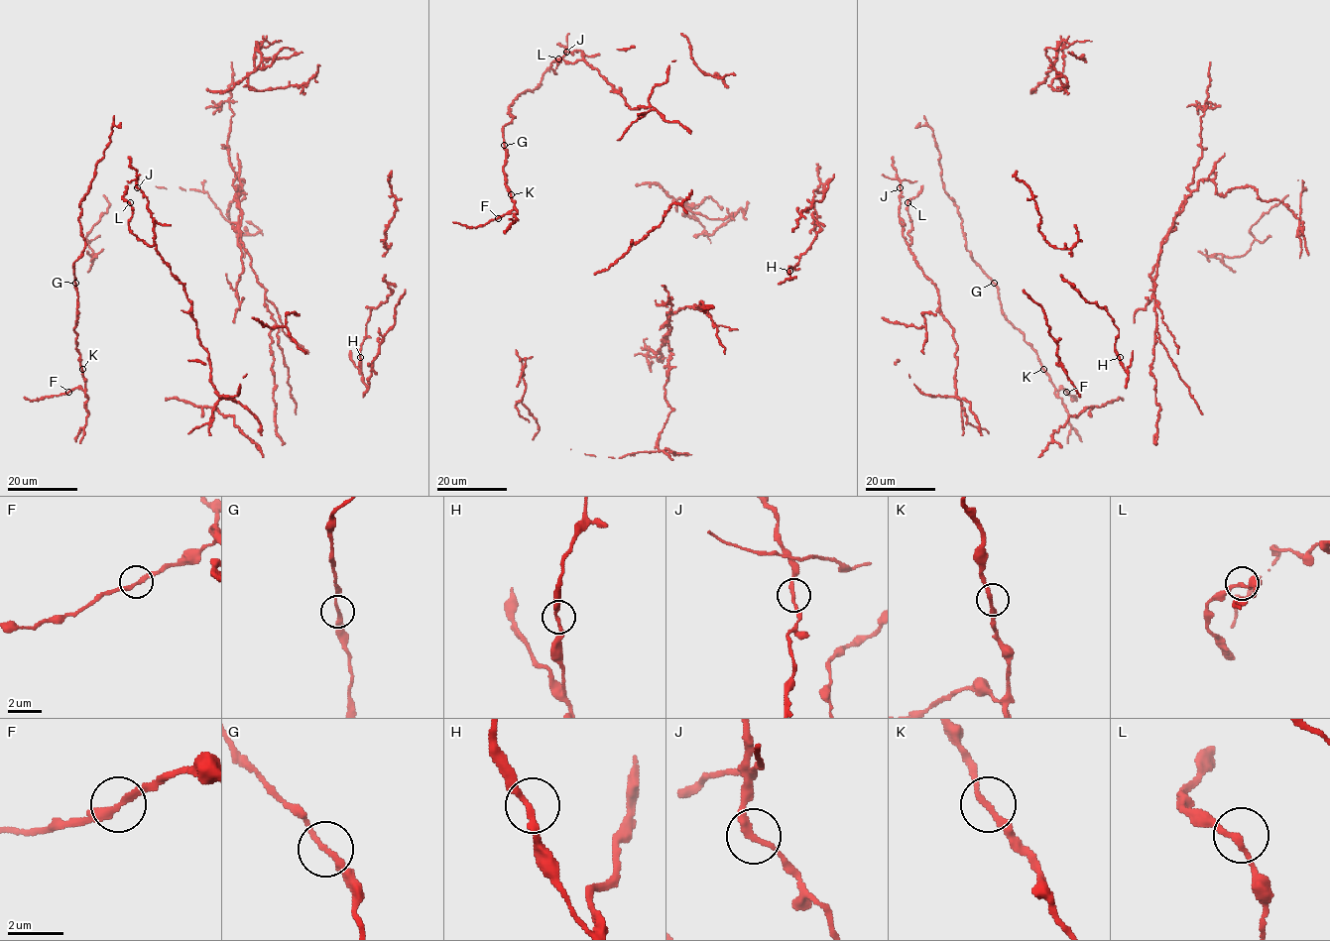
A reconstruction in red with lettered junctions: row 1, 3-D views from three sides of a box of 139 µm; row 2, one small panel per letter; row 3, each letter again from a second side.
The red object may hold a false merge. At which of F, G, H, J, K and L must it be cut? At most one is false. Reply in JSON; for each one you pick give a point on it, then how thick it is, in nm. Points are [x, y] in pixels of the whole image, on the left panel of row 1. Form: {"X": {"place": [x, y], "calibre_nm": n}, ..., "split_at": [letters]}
{"split_at": []}

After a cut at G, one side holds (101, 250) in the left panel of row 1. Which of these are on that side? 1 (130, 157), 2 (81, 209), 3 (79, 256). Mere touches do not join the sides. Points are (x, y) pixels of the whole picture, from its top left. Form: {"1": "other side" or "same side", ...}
{"1": "same side", "2": "other side", "3": "other side"}

